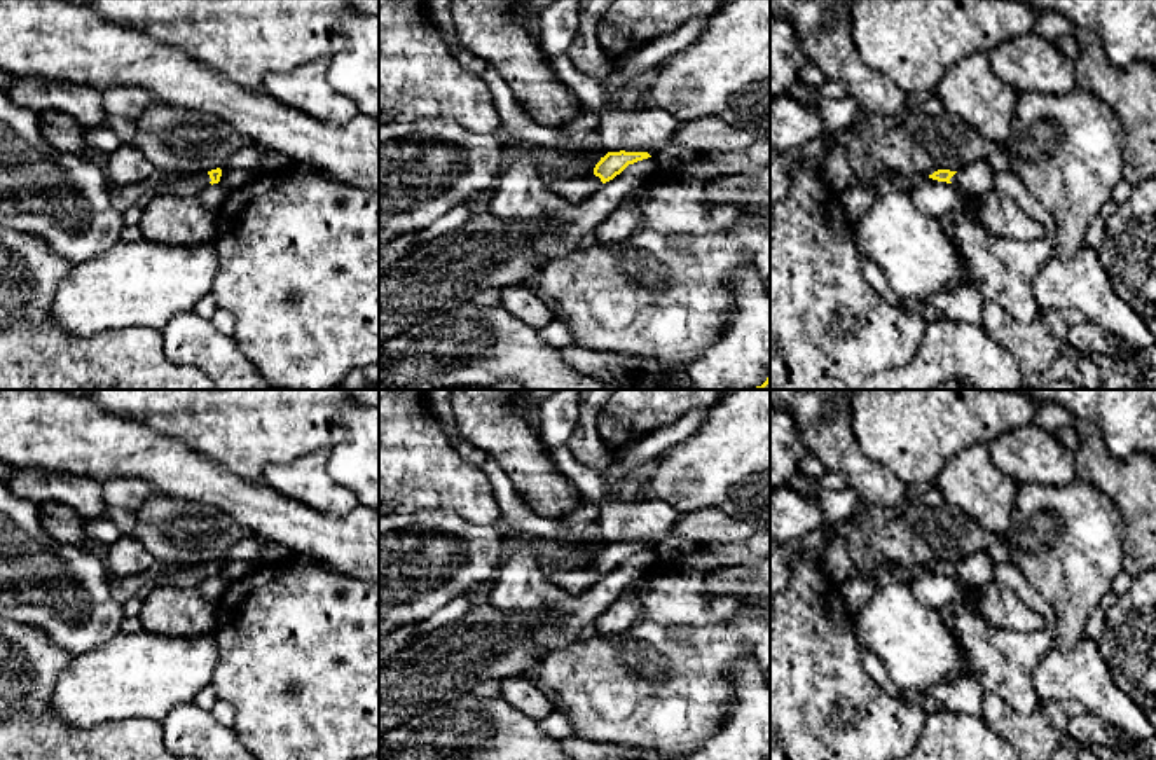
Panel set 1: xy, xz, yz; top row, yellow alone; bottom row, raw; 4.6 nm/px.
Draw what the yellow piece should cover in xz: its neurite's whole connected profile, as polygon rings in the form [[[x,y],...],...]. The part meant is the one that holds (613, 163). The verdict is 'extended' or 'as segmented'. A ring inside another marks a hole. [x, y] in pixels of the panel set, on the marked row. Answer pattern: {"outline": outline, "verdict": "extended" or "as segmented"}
{"outline": [[[608,152],[585,176],[547,178],[547,190],[578,204],[597,192],[597,189],[620,175],[629,164],[651,157],[648,152]]], "verdict": "extended"}

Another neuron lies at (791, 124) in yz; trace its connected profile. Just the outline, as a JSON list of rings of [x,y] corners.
[[[789,94],[770,98],[770,150],[800,149],[822,131],[821,114]]]

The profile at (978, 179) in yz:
[[[985,161],[957,169],[957,180],[964,197],[981,197],[995,189],[995,171]]]

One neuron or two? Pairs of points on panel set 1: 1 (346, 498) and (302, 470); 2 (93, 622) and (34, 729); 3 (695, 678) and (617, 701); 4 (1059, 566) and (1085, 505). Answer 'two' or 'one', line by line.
1: one
2: two
3: one
4: one

